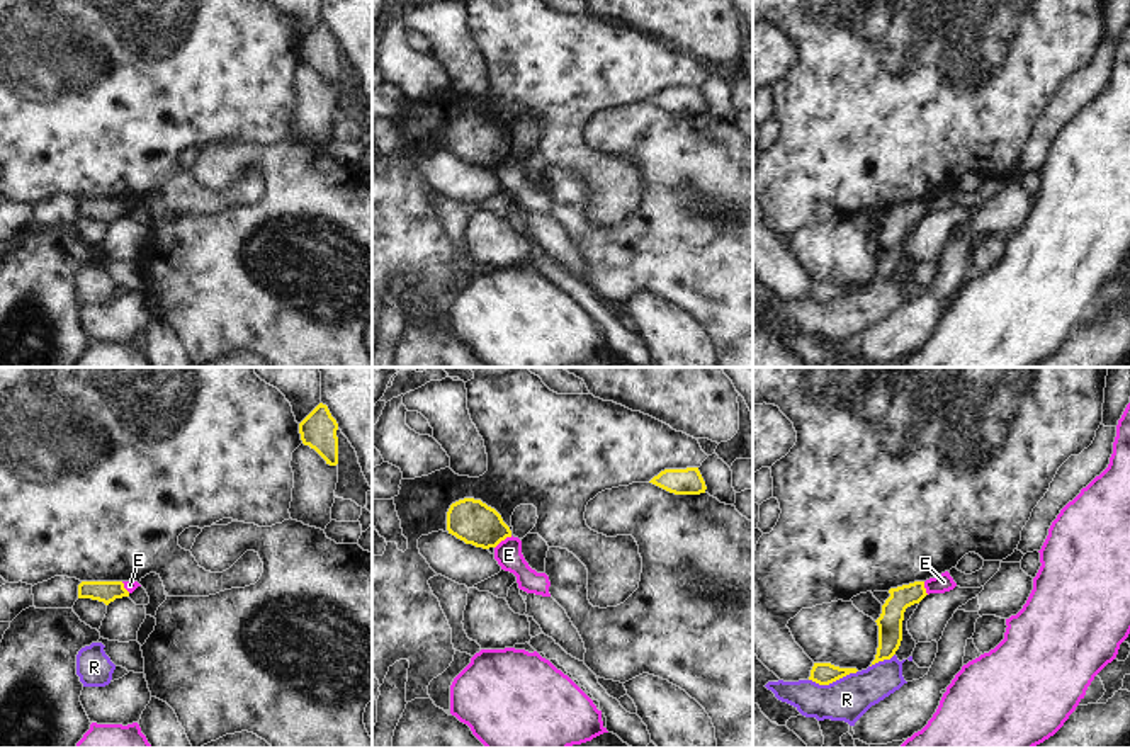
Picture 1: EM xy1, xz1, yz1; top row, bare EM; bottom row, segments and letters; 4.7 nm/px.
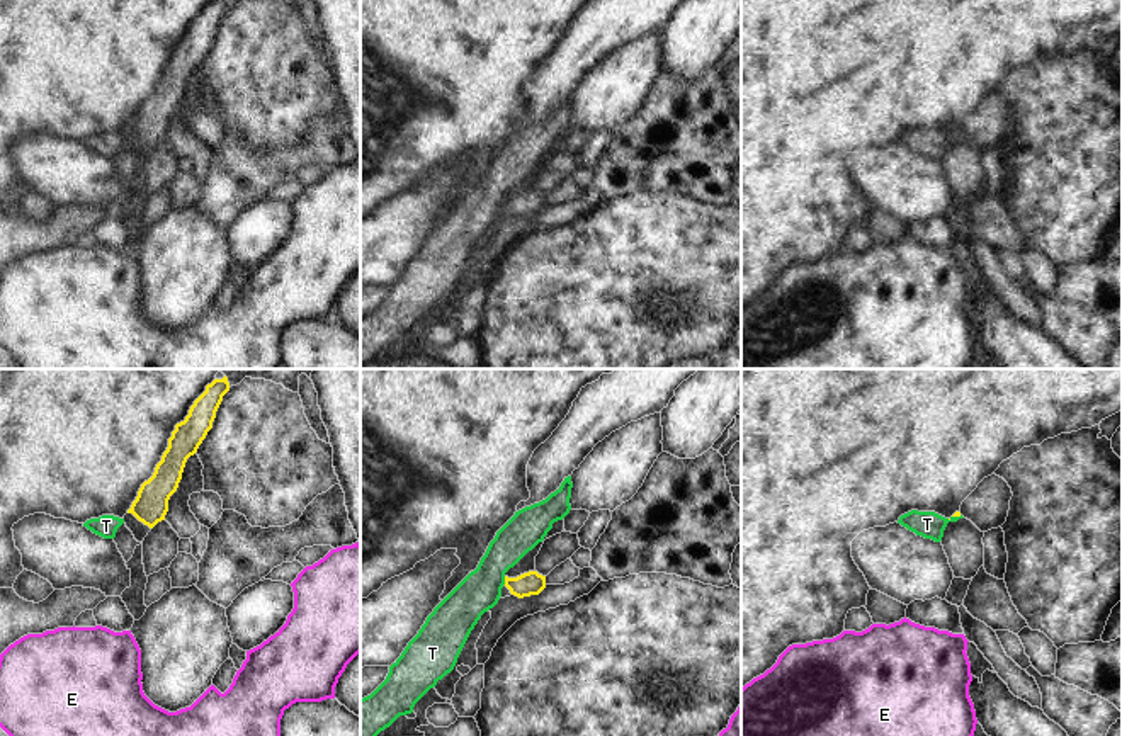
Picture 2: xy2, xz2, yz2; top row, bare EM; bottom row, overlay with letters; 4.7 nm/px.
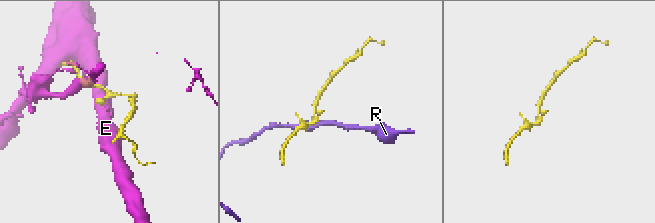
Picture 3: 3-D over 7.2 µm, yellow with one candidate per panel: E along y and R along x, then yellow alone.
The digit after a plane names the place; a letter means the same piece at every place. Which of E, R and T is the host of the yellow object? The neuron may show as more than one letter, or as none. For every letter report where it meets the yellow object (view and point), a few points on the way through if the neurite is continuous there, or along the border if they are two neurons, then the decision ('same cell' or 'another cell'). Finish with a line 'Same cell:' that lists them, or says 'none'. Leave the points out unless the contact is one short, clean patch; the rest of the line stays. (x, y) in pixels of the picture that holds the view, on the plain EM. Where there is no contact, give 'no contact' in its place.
E: contact xz1 (503, 158); border xz1 (512, 155), (507, 155), (495, 167); another cell
R: contact yz1 (833, 300); another cell
T: contact xz2 (505, 199); border xz2 (504, 196), (505, 203); another cell
Same cell: none

